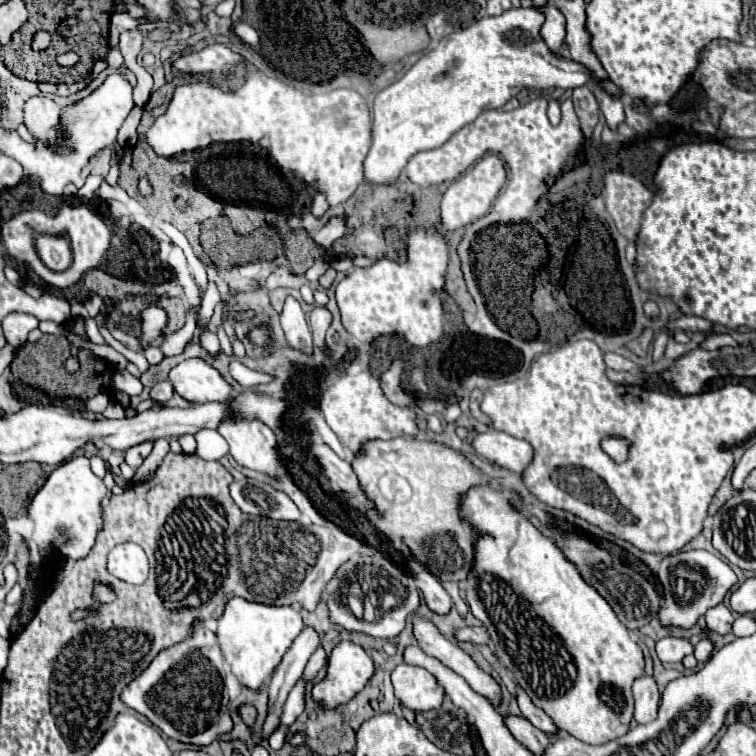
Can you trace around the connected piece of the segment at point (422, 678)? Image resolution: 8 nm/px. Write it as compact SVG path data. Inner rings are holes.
M399 664L391 674L391 682L395 688L395 696L409 710L427 712L441 708L445 692L425 668Z

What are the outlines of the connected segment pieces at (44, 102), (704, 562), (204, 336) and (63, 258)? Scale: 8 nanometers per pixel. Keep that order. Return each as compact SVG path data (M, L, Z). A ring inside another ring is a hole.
M31 96L25 106L25 126L27 130L45 144L57 146L57 124L59 124L59 106L49 96Z
M689 550L665 556L657 576L665 588L665 608L661 608L659 612L661 624L681 628L695 626L699 616L703 616L707 608L719 604L729 588L737 582L731 566L707 550Z
M205 324L203 330L201 330L199 344L201 344L201 348L207 352L207 356L211 356L211 358L217 358L217 356L219 356L219 340L217 340L217 336L215 336L213 332L207 330L207 324Z
M39 236L39 258L43 264L55 272L63 272L71 262L71 246L65 236Z

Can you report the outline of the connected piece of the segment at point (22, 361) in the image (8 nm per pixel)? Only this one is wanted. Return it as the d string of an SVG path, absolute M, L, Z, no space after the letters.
M43 334L41 340L37 344L25 344L17 350L13 362L11 362L11 374L15 380L29 384L31 388L43 390L53 398L79 398L79 400L87 400L93 398L97 394L107 392L117 404L121 404L123 408L129 408L129 396L125 392L115 390L111 378L115 372L115 366L99 356L95 356L91 350L81 348L79 350L79 360L81 360L81 370L75 374L67 374L63 368L63 362L67 360L67 356L71 354L71 344L65 336L53 336L53 334Z

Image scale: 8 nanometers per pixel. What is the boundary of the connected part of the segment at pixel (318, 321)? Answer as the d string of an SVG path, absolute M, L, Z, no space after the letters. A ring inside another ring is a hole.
M315 306L309 314L309 322L311 322L311 330L313 330L313 342L317 344L317 348L323 348L327 356L331 356L333 352L325 346L325 332L331 324L331 312L323 306Z

